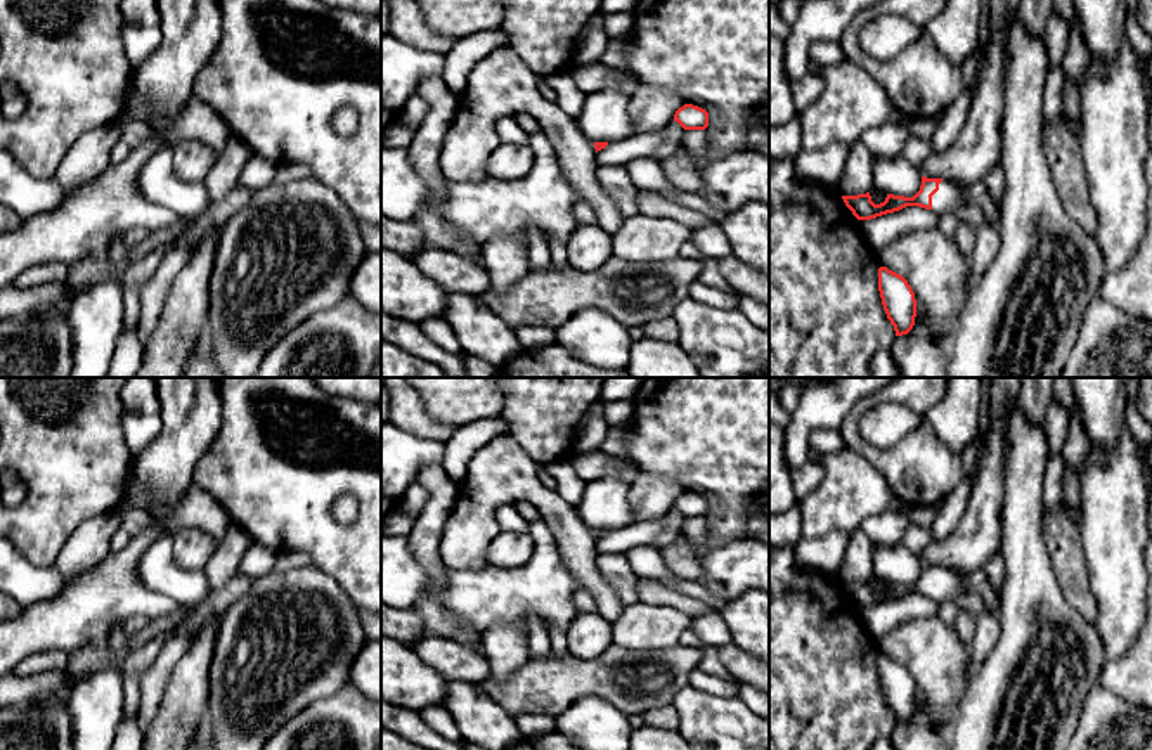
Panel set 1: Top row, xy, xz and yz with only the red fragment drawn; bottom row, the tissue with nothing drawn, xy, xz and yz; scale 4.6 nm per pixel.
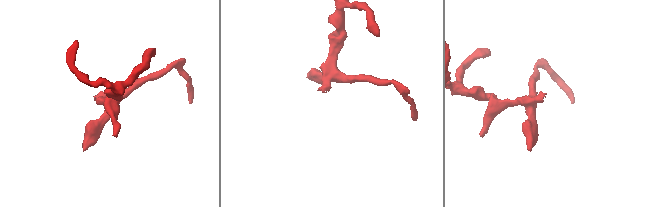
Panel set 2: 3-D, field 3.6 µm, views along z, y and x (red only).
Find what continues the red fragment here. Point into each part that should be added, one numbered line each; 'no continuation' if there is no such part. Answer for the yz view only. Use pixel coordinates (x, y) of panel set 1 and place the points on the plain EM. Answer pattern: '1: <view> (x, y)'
1: yz (950, 584)

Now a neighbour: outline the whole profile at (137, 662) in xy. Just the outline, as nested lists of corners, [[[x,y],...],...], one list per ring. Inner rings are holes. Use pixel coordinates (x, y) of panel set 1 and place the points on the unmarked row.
[[[168,632],[156,636],[142,648],[132,651],[121,665],[121,676],[133,674],[140,679],[151,669],[152,662],[158,658],[161,648],[170,637],[172,634]]]

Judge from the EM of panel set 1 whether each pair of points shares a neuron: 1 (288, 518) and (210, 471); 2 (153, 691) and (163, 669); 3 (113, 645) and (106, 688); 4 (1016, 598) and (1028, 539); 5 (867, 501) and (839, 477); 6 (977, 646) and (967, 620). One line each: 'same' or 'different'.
1: same
2: same
3: same
4: same
5: same
6: different

